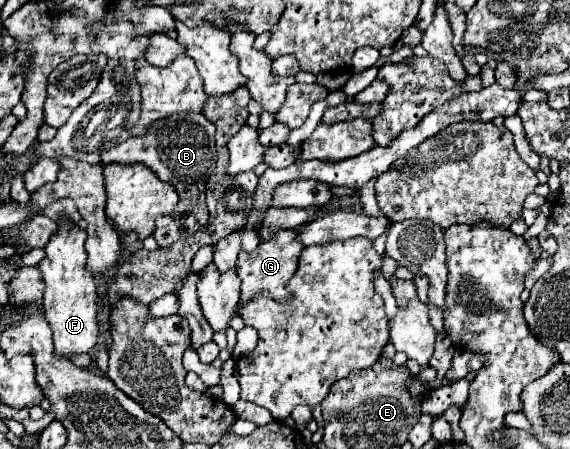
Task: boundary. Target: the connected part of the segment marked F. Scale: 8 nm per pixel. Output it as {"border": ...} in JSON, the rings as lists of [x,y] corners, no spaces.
{"border":[[[70,221],[60,223],[58,233],[44,247],[46,259],[40,263],[44,275],[44,317],[52,327],[54,353],[60,357],[74,357],[78,353],[92,353],[98,343],[98,307],[96,307],[96,283],[90,271],[86,271],[86,231],[80,231],[78,225]]]}

